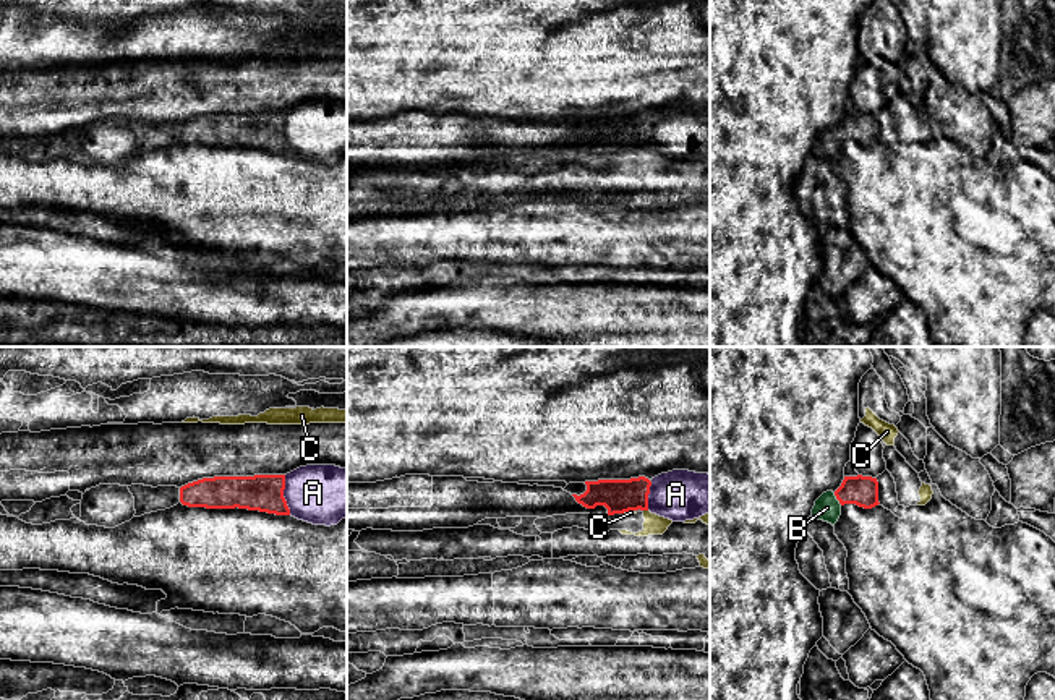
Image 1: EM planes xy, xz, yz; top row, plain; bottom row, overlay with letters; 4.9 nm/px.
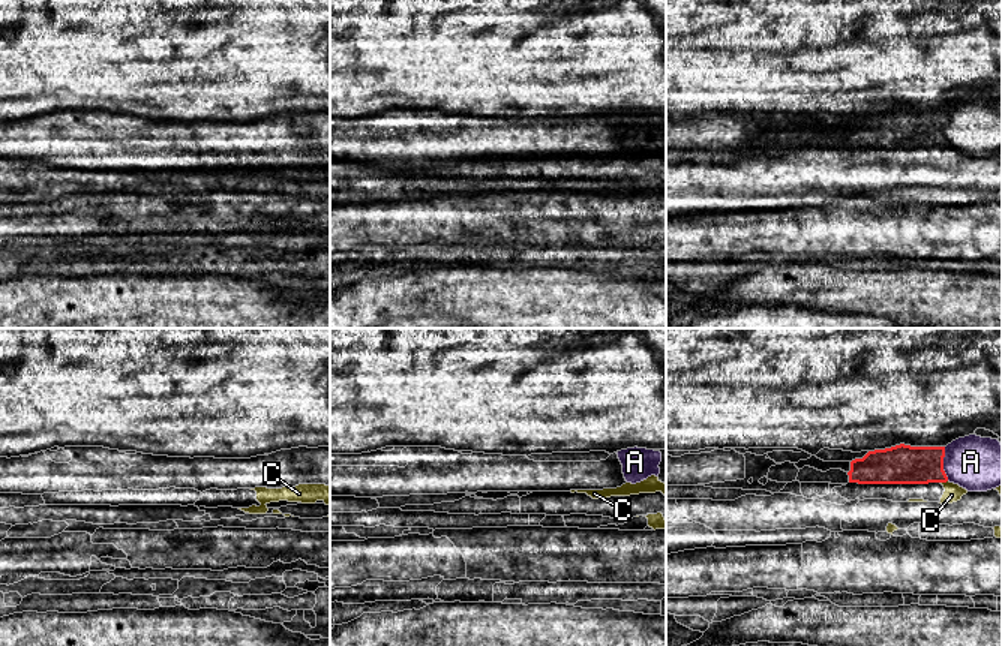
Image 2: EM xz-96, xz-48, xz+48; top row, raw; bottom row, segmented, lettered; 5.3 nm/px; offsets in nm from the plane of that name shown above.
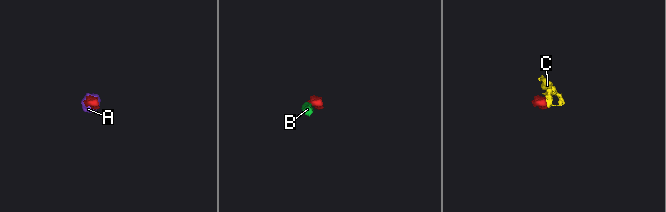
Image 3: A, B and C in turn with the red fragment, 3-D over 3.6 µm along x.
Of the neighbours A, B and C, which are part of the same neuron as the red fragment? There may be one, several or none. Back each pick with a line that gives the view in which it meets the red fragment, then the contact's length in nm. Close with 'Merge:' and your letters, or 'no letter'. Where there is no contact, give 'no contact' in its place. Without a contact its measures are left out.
A: meets red in xy; contact 200 nm long
B: meets red in yz; contact 80 nm long
Merge: A, B

